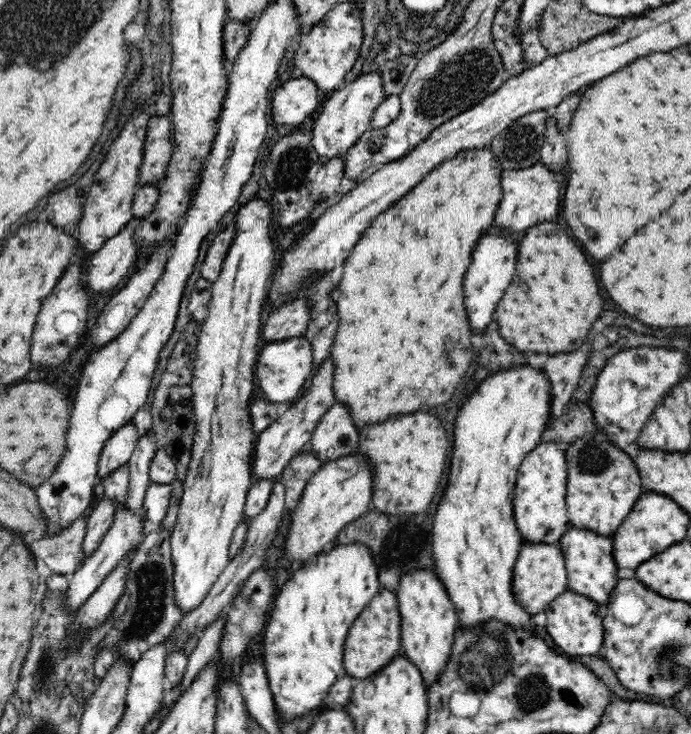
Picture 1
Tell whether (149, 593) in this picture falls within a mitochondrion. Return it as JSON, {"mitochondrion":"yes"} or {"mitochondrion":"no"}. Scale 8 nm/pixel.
{"mitochondrion":"yes"}

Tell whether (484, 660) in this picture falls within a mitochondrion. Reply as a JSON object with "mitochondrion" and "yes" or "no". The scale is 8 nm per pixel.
{"mitochondrion":"yes"}

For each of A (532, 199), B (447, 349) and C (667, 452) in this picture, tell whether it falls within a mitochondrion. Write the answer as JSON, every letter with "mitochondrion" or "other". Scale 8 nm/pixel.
{"A":"other","B":"mitochondrion","C":"other"}

